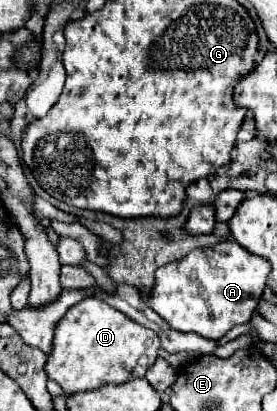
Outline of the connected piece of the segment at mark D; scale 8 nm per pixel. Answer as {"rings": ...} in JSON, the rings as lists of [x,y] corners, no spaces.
{"rings":[[[89,297],[73,305],[57,323],[53,353],[47,359],[45,373],[49,379],[57,381],[65,393],[75,395],[95,391],[107,383],[119,385],[135,377],[145,377],[147,369],[153,367],[157,359],[157,351],[159,343],[153,331],[133,323],[133,319],[107,303]]]}

